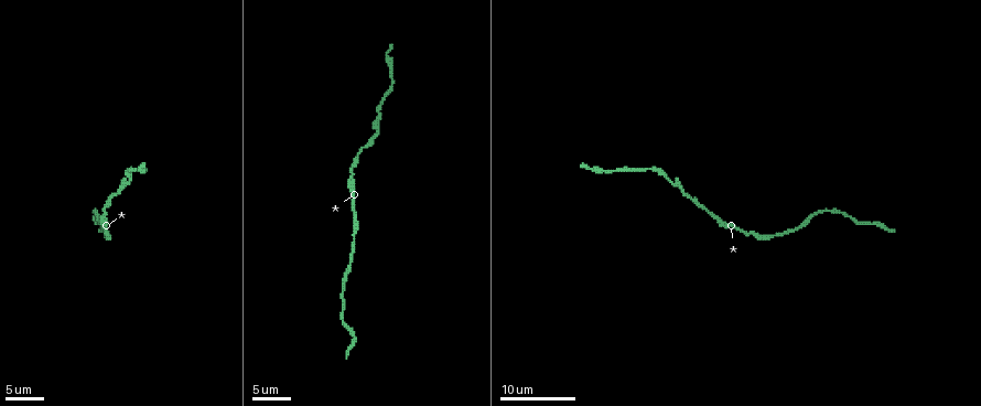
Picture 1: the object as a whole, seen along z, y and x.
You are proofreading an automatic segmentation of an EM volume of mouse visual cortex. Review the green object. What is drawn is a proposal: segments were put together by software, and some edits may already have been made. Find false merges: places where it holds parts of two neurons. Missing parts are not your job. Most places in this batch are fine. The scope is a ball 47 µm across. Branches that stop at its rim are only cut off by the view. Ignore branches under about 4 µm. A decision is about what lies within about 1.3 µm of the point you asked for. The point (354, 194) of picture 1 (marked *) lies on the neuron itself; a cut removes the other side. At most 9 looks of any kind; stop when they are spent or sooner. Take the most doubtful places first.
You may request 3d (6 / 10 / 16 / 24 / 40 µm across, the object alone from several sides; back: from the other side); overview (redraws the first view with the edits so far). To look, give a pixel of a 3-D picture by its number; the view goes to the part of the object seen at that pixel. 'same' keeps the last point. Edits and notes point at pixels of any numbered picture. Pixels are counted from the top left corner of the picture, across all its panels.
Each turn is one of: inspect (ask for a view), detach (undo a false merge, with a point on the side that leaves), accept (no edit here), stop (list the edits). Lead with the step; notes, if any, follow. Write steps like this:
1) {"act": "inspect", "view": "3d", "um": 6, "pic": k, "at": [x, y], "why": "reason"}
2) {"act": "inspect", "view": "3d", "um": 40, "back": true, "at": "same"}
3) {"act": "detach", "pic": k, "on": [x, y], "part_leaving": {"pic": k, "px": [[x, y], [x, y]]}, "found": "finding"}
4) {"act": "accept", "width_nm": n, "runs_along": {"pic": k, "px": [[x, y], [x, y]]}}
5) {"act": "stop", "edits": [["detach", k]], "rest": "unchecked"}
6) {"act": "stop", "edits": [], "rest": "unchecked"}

{"act": "inspect", "view": "3d", "um": 16, "pic": 1, "at": [380, 113], "why": "thick turns thin"}

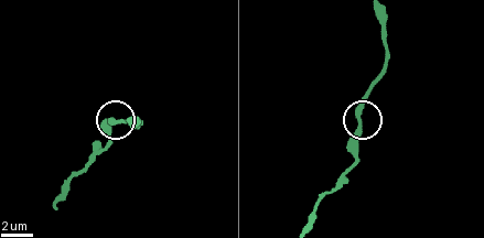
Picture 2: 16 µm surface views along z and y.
{"act": "accept", "width_nm": 310, "found": "continuous, no second neuron"}

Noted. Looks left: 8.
{"act": "inspect", "view": "3d", "um": 10, "pic": 1, "at": [109, 198], "why": "sudden change in width"}

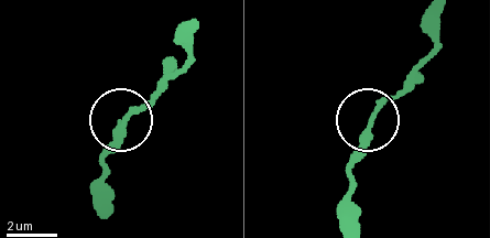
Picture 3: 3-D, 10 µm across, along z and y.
{"act": "inspect", "view": "3d", "um": 6, "pic": 3, "at": [369, 121], "why": "zoom in"}

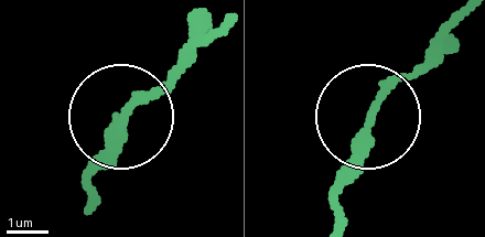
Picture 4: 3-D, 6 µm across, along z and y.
{"act": "accept", "found": "one neuron here"}

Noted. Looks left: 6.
{"act": "inspect", "view": "3d", "um": 16, "pic": 1, "at": [801, 227], "why": "calibre changes"}

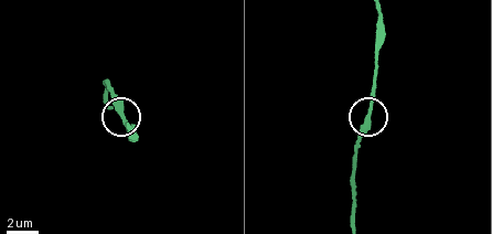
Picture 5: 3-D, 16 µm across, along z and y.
{"act": "accept", "found": "all the same neuron"}

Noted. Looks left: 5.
{"act": "inspect", "view": "3d", "um": 10, "pic": 1, "at": [353, 233], "why": "calibre changes"}

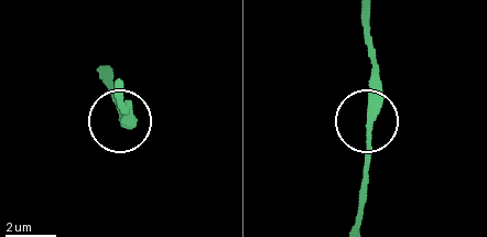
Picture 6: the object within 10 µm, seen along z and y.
{"act": "accept", "runs_along": {"pic": 6, "px": [[370, 20], [376, 108], [370, 182]]}, "found": "all the same neuron"}

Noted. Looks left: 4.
{"act": "stop", "edits": [], "rest": "unchecked"}

